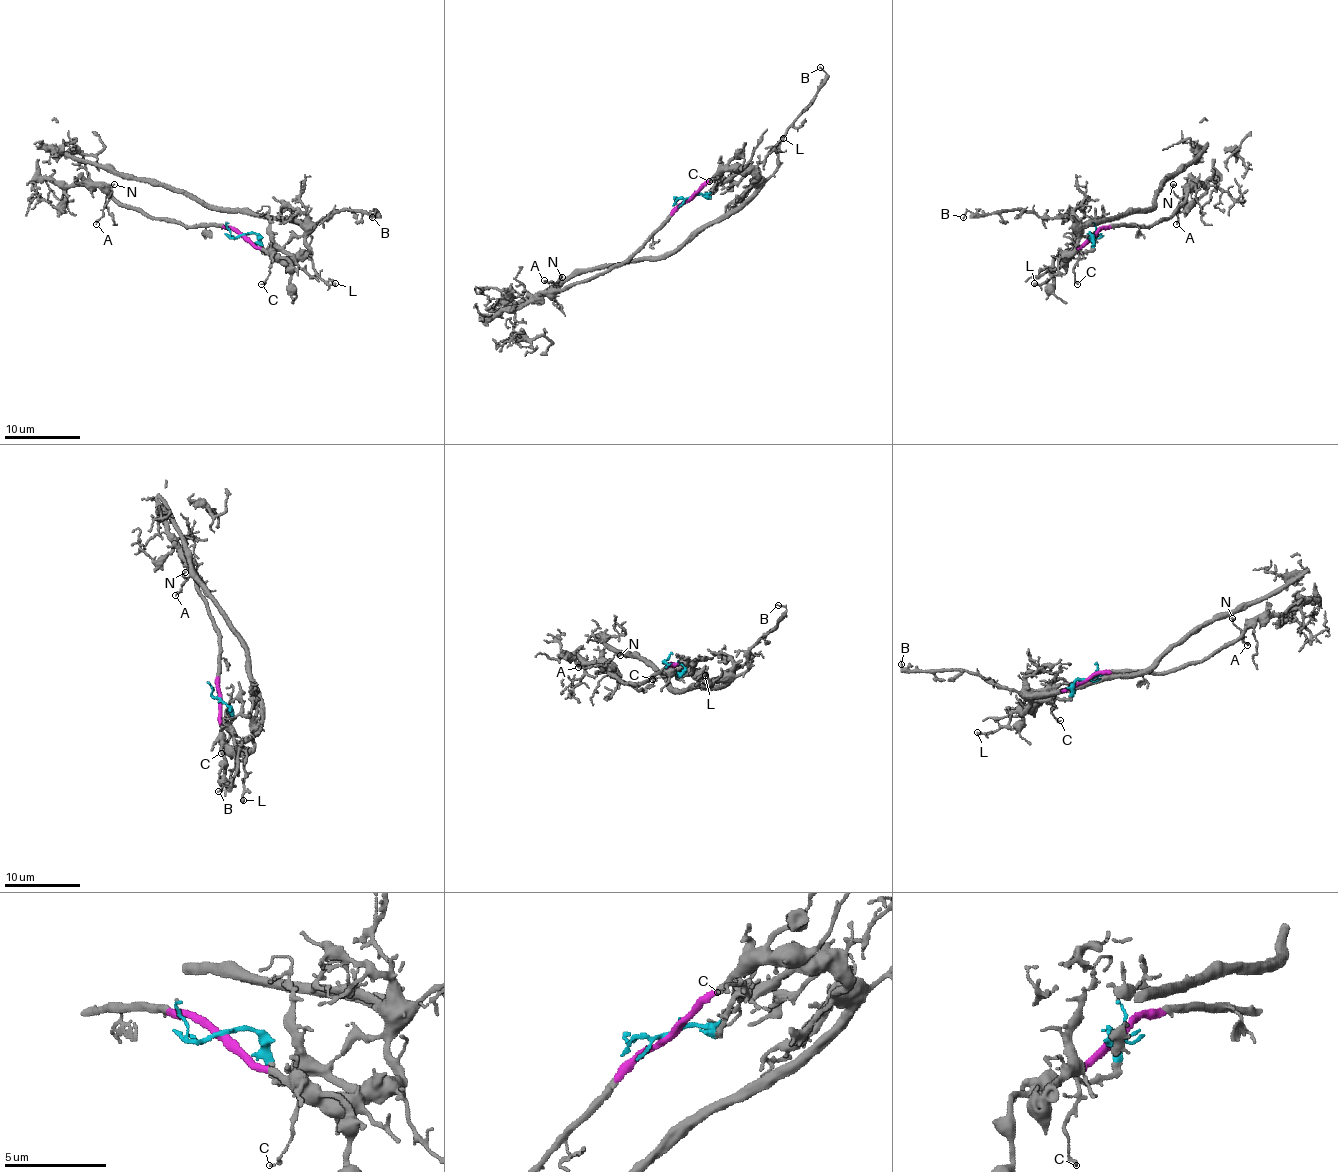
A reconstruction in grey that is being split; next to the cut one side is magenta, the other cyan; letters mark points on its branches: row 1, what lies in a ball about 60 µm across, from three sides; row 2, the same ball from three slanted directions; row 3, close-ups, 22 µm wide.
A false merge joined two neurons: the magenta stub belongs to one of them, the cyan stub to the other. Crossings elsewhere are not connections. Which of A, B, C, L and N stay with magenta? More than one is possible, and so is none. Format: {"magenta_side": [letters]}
{"magenta_side": ["A", "N"]}

